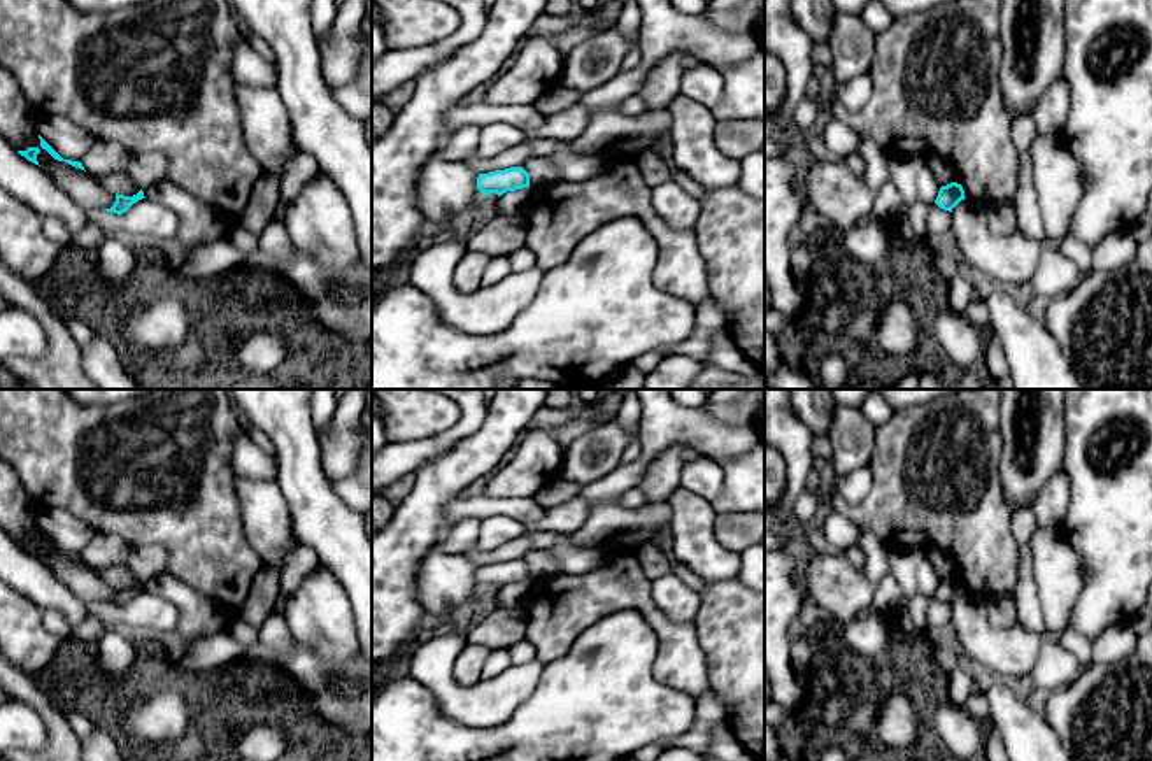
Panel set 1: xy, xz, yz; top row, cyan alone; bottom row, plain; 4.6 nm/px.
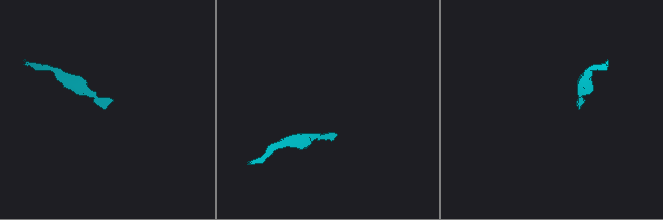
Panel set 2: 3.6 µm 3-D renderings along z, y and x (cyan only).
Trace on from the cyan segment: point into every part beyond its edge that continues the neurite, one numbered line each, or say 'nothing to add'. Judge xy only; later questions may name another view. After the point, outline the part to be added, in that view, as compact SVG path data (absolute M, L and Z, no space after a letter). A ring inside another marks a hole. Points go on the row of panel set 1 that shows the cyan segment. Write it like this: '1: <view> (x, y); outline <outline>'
1: xy (118, 183); outline M124 172L95 179L102 188L110 191L112 195L133 196L140 191Z

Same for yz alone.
1: yz (912, 177); outline M924 156L889 158L889 181L894 182L907 207L919 202L935 203L940 184L926 165Z

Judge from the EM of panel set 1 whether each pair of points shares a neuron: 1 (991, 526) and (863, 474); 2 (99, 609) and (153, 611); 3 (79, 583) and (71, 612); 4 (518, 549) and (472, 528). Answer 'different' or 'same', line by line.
1: different
2: same
3: different
4: different

